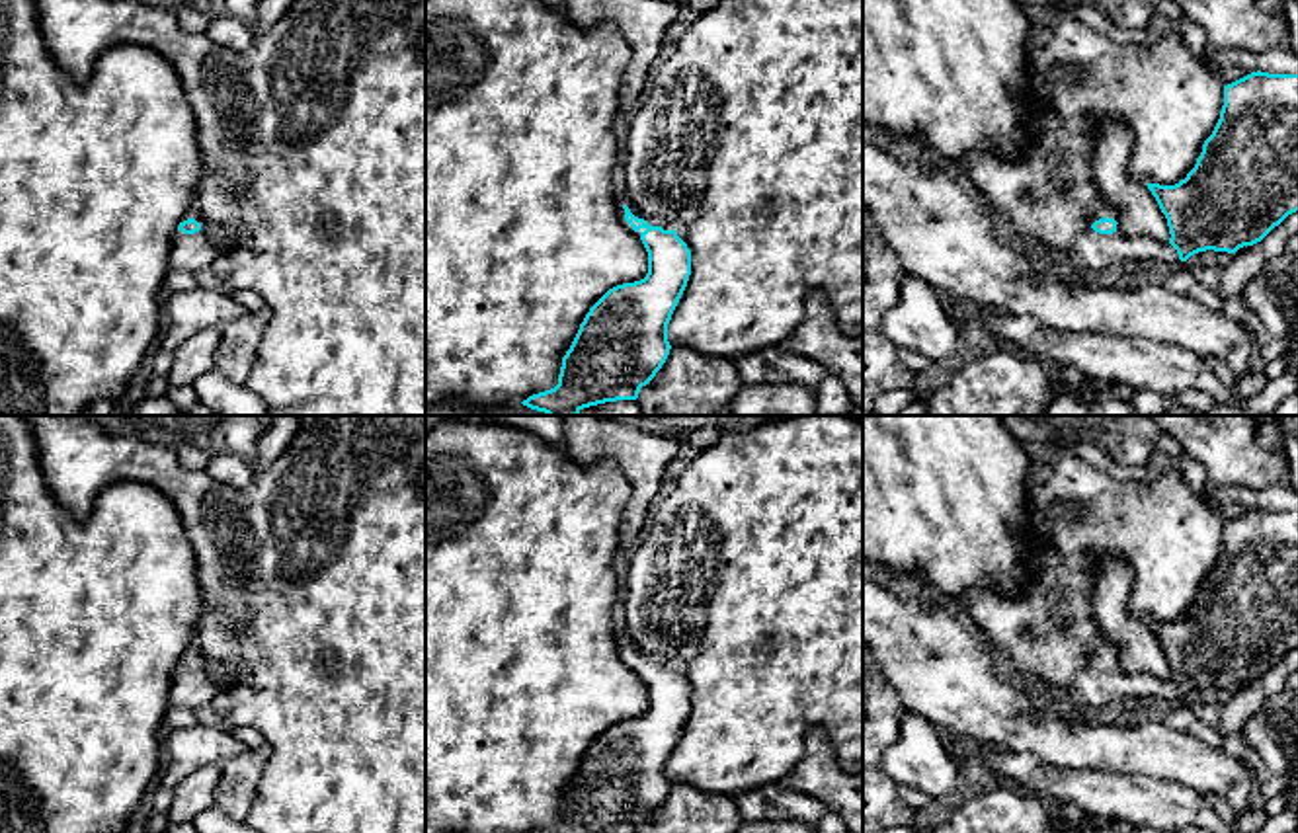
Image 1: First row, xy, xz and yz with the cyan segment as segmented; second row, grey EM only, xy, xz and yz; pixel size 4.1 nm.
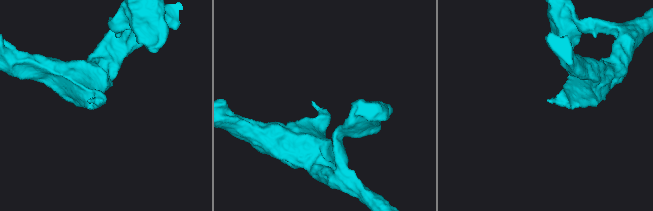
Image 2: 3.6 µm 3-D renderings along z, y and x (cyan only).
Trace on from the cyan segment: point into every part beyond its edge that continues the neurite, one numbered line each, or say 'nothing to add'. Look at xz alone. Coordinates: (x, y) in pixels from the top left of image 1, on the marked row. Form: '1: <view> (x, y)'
1: xz (621, 198)

